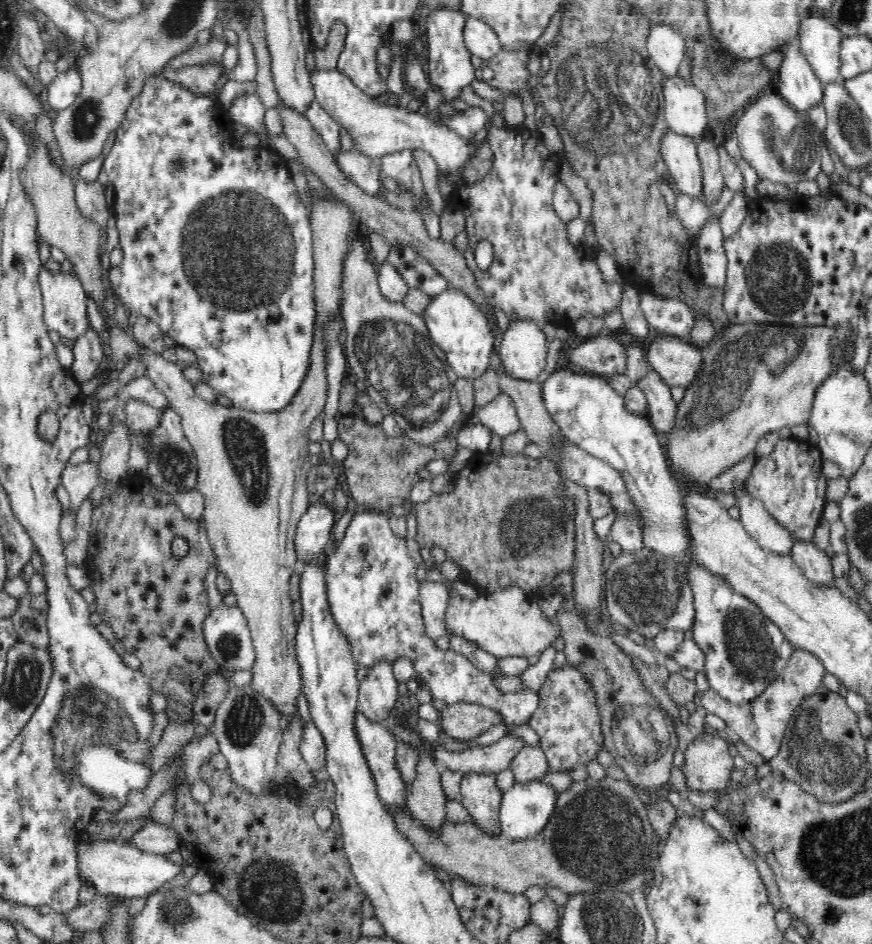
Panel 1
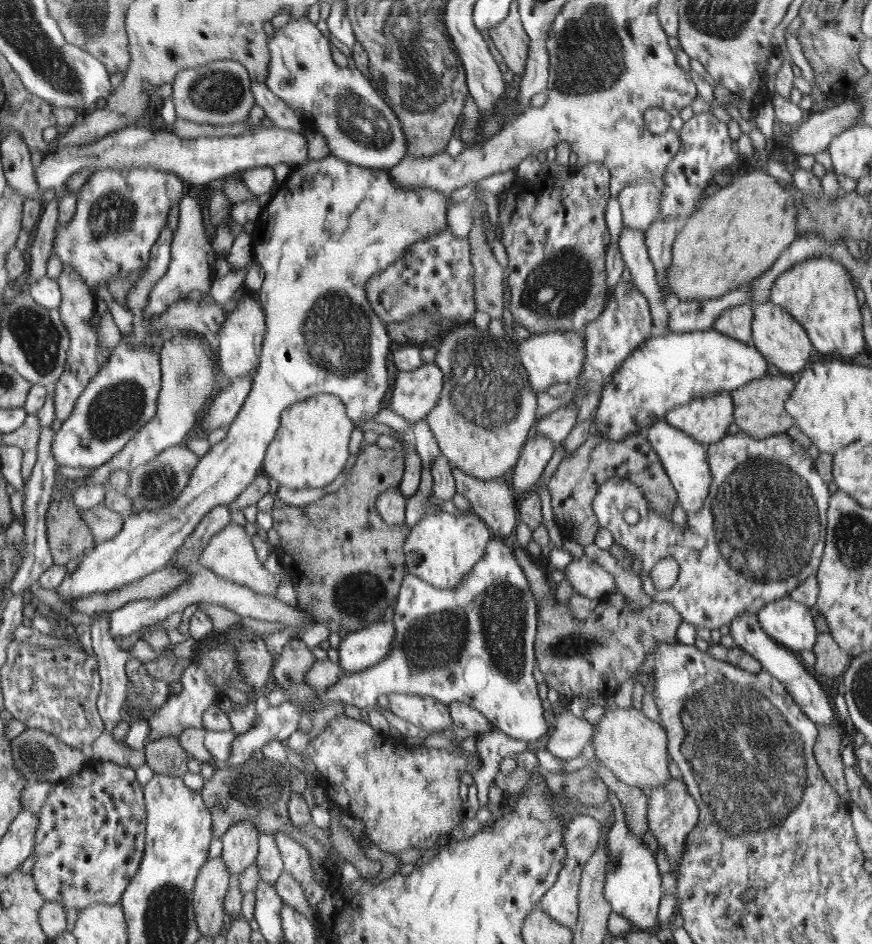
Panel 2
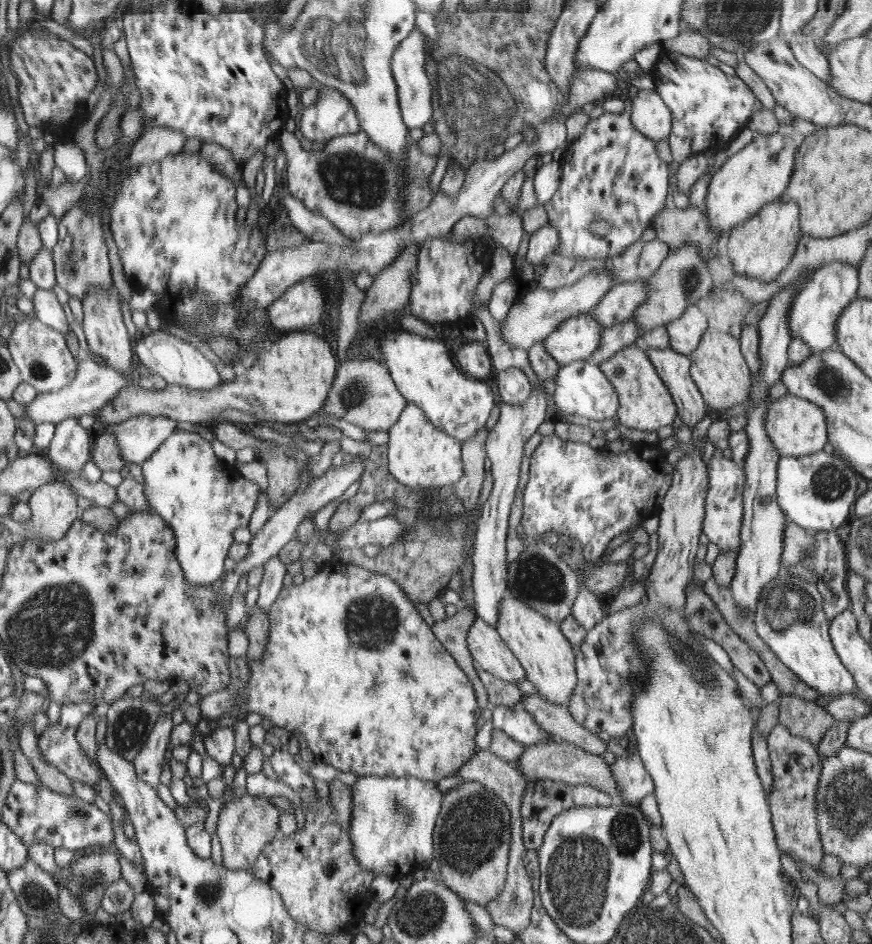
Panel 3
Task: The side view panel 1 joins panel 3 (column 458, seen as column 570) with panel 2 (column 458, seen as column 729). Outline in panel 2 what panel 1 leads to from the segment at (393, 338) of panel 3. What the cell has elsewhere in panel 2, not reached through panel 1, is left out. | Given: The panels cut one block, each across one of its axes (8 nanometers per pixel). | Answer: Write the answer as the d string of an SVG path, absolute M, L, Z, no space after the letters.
M492 540L488 543L487 550L484 551L484 558L480 559L480 562L476 563L476 566L472 568L472 571L466 575L466 580L460 581L458 585L455 586L453 590L442 590L435 589L432 584L424 582L420 577L407 573L403 580L403 586L400 588L399 595L397 596L397 601L395 602L395 611L393 615L394 629L396 629L396 634L394 634L394 640L392 640L392 650L390 654L374 666L364 669L360 672L354 674L345 674L336 684L328 686L324 691L320 691L318 694L318 704L312 708L312 710L304 711L304 708L292 704L289 700L285 700L278 706L269 706L268 709L264 710L260 714L259 719L256 721L256 727L248 730L248 733L237 734L232 742L232 749L230 749L230 757L226 759L226 764L219 765L219 767L224 768L236 768L240 764L244 764L246 760L252 759L252 754L254 750L261 750L266 744L273 742L274 740L282 741L286 743L287 739L295 732L299 727L306 726L306 722L314 712L323 709L329 703L342 703L344 706L346 704L351 704L360 708L365 708L370 711L374 708L374 704L378 704L378 697L382 694L390 696L390 693L410 693L412 695L426 695L428 697L434 697L440 702L447 704L455 703L456 701L461 703L466 703L471 707L476 708L480 711L491 724L500 728L502 732L506 733L510 739L518 741L537 741L542 734L546 734L546 720L542 716L542 704L540 704L540 698L538 698L538 691L536 690L536 682L534 682L534 676L532 676L532 670L534 670L534 664L536 664L536 658L534 658L534 636L536 636L536 602L534 602L535 596L532 596L530 592L530 586L528 584L526 575L518 563L518 559L514 557L514 551L512 551L512 542L500 540Z

